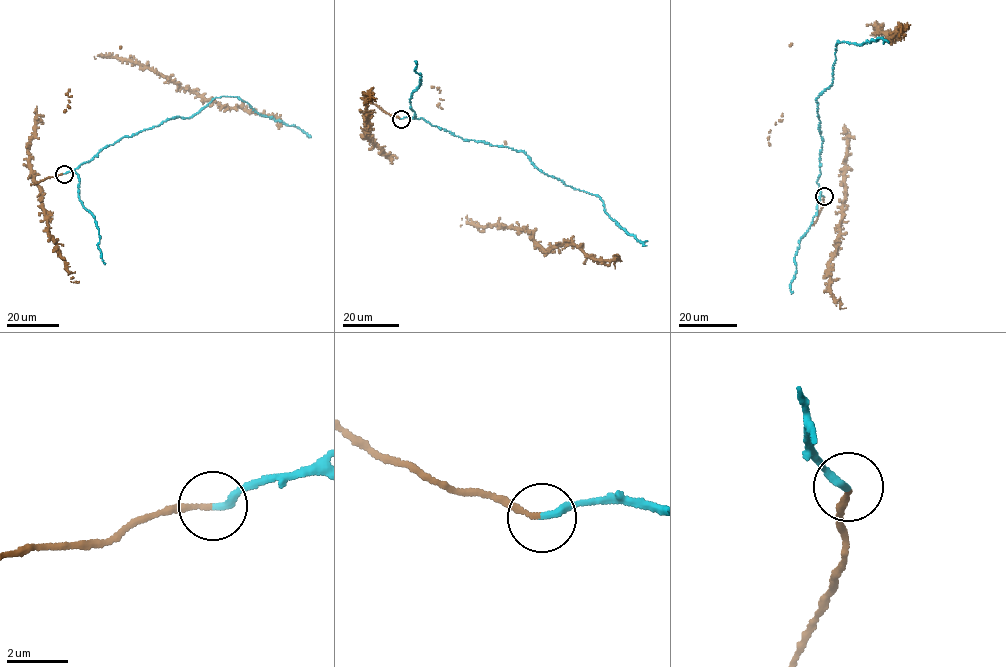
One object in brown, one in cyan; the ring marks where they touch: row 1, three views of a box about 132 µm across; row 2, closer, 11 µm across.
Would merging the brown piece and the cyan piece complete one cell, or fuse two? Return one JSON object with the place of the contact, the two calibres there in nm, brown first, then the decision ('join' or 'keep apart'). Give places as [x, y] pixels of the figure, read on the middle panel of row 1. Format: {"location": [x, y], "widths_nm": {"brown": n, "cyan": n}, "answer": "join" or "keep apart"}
{"location": [401, 119], "widths_nm": {"brown": 170, "cyan": 260}, "answer": "join"}

